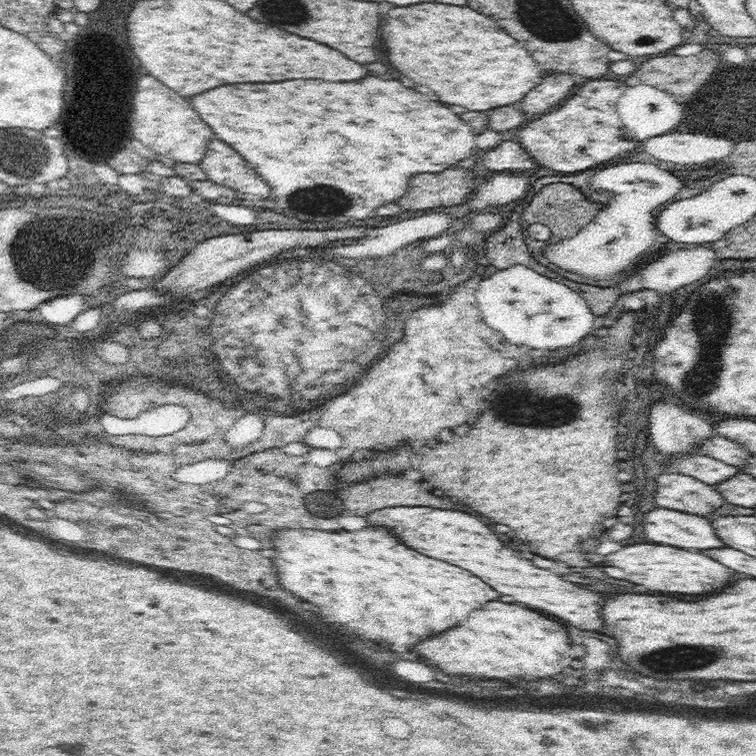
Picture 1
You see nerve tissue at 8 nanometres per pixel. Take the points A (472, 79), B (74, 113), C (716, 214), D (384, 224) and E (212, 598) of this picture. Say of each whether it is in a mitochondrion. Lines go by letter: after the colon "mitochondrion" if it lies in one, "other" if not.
A: other
B: other
C: other
D: other
E: mitochondrion

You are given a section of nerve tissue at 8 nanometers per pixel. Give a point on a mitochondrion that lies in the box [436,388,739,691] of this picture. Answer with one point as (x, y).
(677, 658)

